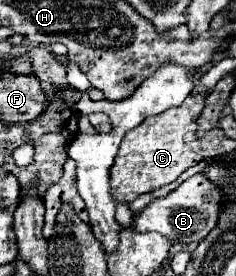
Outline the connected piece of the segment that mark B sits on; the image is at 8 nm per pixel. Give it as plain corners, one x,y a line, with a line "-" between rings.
193,175
169,195
159,197
151,201
151,205
147,205
145,209
133,213
131,225
127,229
135,233
157,231
169,237
173,243
181,243
183,249
193,251
197,243
217,225
217,215
219,215
219,195
215,187
205,179
205,175

